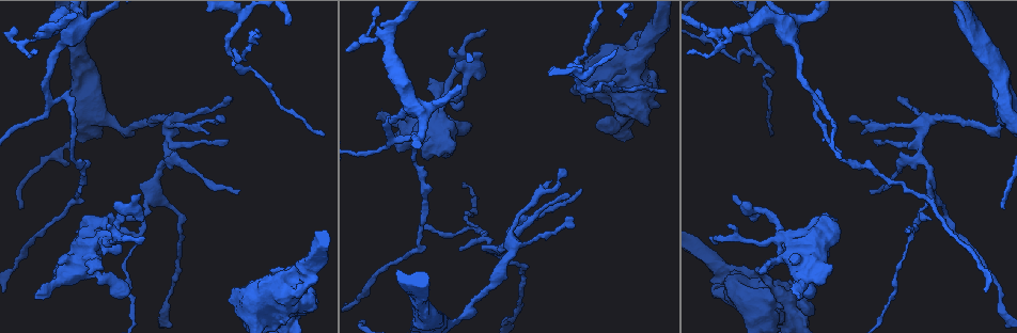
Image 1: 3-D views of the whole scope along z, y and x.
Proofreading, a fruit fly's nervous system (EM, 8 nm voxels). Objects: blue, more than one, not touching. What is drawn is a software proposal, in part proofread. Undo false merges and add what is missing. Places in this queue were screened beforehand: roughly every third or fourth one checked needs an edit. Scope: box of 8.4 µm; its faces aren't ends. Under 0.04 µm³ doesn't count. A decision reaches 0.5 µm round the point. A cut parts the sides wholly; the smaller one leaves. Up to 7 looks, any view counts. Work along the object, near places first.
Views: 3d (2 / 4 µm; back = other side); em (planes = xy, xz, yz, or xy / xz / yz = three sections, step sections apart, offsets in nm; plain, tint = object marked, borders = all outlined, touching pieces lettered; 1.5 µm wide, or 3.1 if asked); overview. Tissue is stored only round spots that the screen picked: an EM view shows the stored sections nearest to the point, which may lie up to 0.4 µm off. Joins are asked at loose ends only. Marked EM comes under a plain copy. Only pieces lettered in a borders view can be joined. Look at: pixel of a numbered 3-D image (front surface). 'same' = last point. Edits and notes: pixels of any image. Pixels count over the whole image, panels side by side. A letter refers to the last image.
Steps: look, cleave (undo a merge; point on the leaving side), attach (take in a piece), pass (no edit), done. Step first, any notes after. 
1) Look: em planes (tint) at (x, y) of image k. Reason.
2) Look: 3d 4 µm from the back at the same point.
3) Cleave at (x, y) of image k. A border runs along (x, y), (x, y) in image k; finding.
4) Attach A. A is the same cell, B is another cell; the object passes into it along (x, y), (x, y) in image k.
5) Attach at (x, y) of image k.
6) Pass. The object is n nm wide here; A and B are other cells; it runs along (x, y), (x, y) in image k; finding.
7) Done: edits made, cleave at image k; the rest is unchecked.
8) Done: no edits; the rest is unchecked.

Look: em planes (tint) at (36, 298) of image 1. Branch stops here.

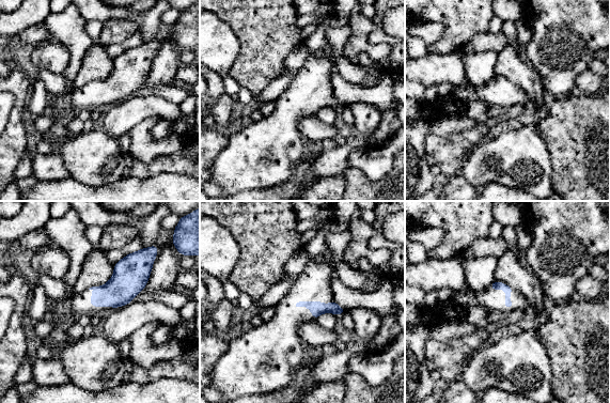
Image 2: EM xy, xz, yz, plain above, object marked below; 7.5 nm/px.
Look: em planes (borders) at the same point.

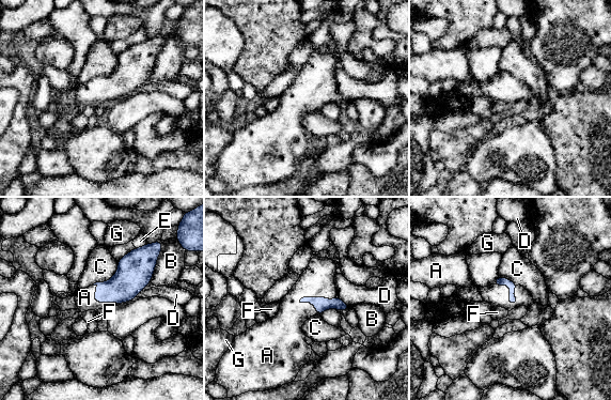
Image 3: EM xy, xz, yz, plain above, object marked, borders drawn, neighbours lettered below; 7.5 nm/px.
Attach A. A is the same cell, B, C, D, E, F and G are other cells; the object passes into it along (322, 304), (317, 297), (317, 280) in image 3; it goes on there.

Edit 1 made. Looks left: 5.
Look: 3d 4 µm at (433, 144) of image 1. Sudden change in width.

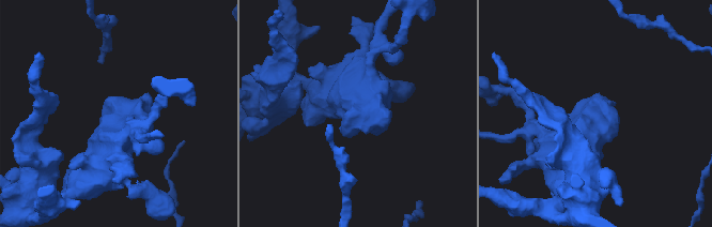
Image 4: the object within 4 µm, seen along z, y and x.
Look: em xz step 8 (tint) at (356, 118) of image 4.

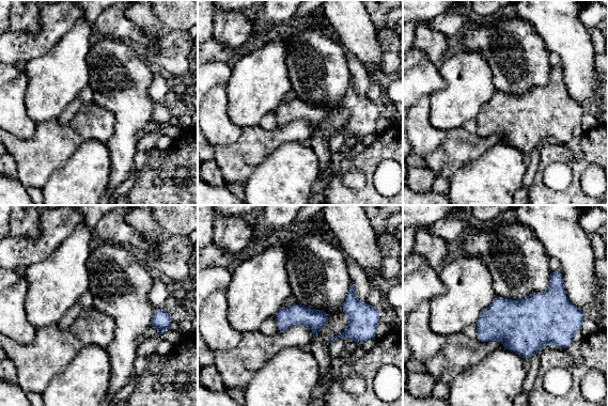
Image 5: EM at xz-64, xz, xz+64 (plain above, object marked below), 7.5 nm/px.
Look: em planes (borders) at the same point.

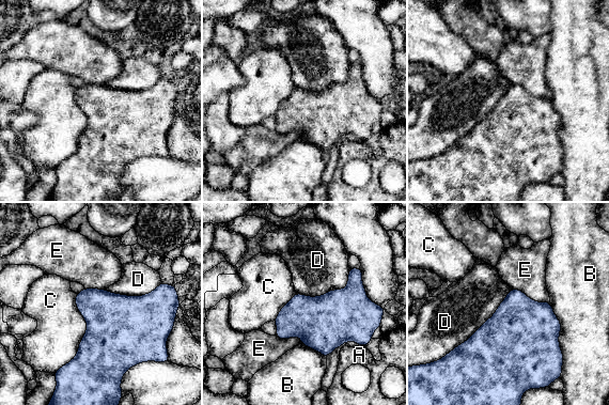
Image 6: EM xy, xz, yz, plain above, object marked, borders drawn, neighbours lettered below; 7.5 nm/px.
Pass. A, B, C, D and E are other cells; a border runs along (77, 294), (87, 330), (55, 373) in image 6; continuous, no second neuron.

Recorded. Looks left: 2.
Done: edits made, attach at image 3; the rest is unchecked.

